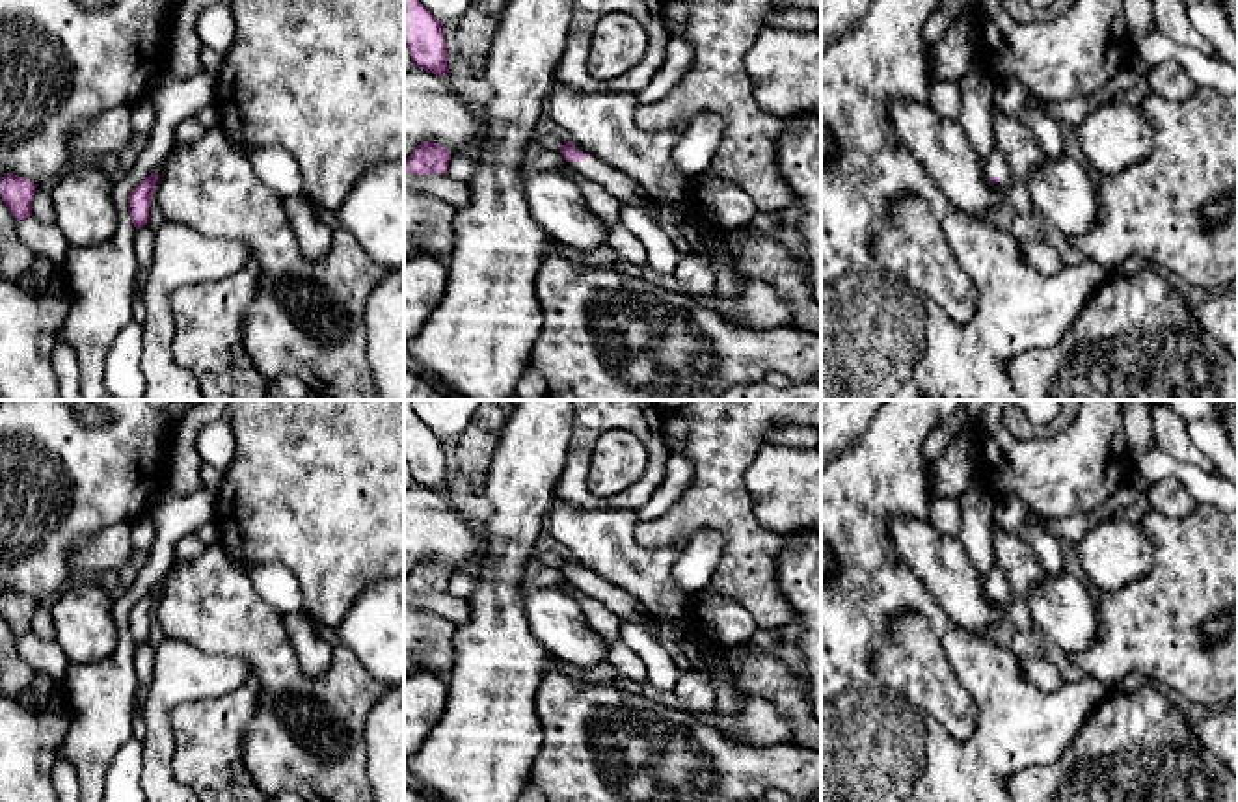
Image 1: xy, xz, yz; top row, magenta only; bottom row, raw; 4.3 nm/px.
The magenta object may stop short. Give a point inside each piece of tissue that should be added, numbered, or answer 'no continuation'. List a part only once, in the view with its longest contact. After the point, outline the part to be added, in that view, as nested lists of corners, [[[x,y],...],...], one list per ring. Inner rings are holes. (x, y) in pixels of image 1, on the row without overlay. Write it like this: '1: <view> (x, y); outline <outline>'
1: xz (618, 601); outline [[[588,573],[575,581],[566,579],[566,582],[572,584],[575,590],[583,592],[586,597],[601,603],[622,622],[644,623],[650,620],[644,607],[631,594],[594,573]]]

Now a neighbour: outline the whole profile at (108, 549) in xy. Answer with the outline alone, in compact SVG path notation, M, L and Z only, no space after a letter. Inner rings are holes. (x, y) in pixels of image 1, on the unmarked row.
M115 523L101 532L87 534L71 547L69 579L78 582L106 571L117 573L127 564L130 553L130 523Z

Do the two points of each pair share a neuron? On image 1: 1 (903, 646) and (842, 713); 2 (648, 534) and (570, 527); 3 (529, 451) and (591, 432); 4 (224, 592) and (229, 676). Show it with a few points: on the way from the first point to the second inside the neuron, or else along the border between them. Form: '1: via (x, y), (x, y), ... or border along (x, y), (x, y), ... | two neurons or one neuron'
1: border along (887, 635), (870, 661), (870, 670), (913, 702) | two neurons
2: border along (633, 527), (633, 536), (645, 546), (678, 542) | two neurons
3: border along (574, 419), (566, 464), (559, 481) | two neurons
4: border along (187, 642), (209, 654), (237, 655), (250, 674) | two neurons

